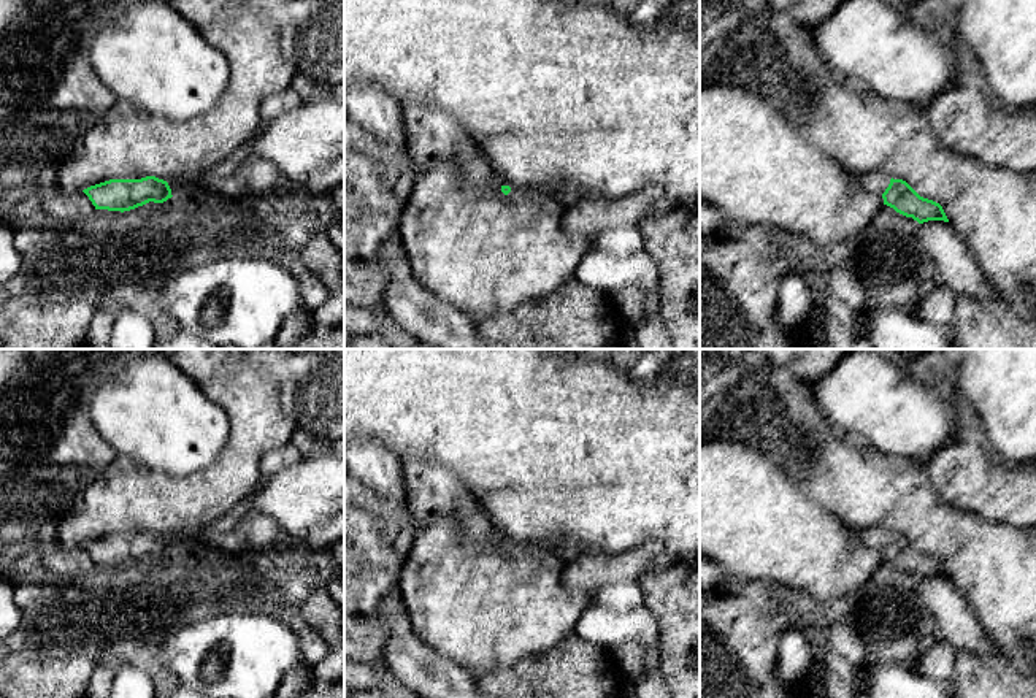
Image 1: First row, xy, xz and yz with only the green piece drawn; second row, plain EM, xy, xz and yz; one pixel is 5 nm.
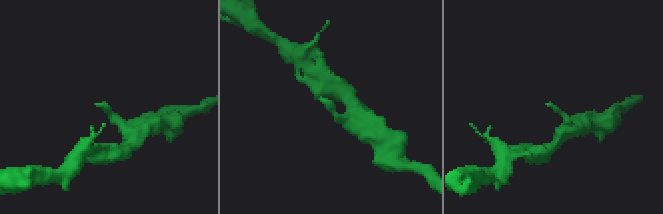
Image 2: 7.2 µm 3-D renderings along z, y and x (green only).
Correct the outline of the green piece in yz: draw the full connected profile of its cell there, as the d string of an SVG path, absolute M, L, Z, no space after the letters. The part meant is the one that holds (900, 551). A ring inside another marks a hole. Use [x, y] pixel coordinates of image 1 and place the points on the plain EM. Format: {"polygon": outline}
{"polygon": "M866 528L860 531L861 541L881 549L884 560L893 563L896 568L912 573L919 579L928 576L949 577L942 562L933 555L920 552L906 536L893 535L884 528Z"}

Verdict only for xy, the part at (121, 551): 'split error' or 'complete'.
complete

